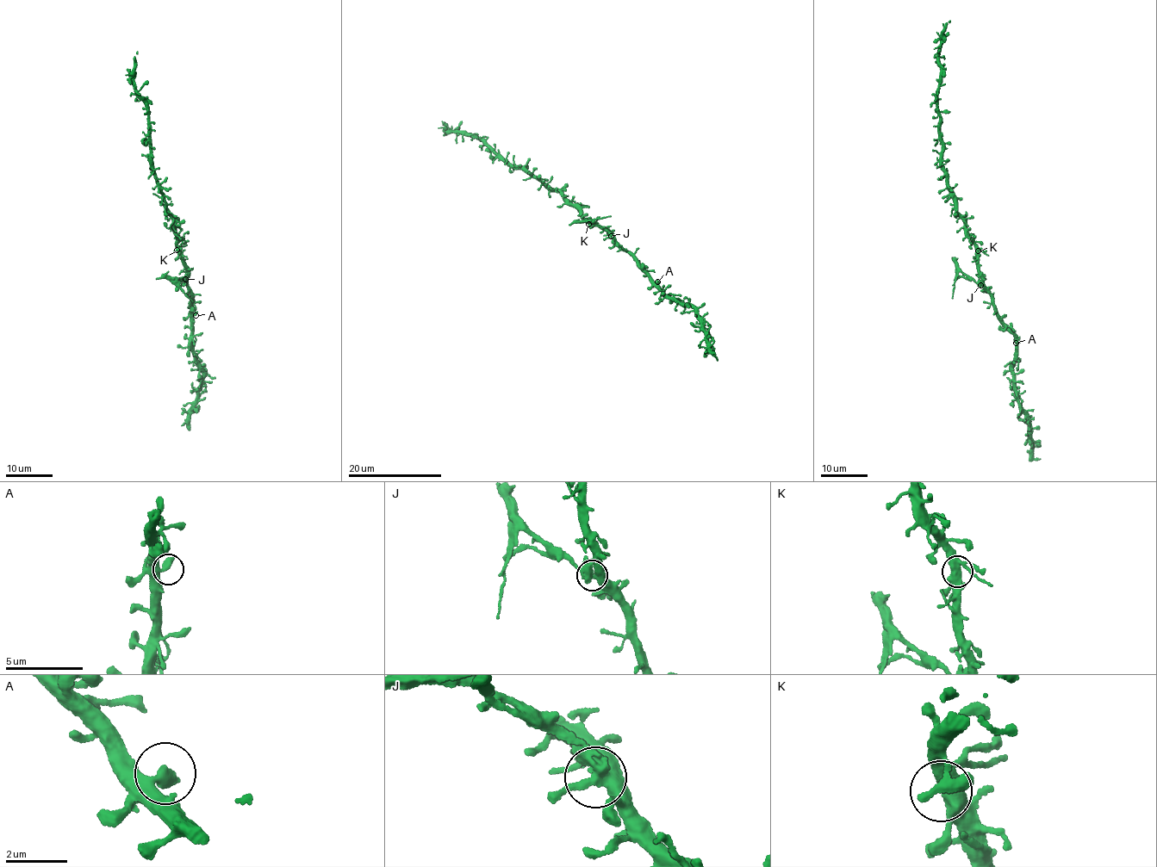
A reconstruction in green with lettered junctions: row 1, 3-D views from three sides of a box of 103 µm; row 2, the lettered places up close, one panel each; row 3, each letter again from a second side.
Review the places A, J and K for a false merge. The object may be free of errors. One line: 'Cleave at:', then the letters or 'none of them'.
Cleave at: J

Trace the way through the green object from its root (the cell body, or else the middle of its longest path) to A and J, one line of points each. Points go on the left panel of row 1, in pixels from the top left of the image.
A: (180, 249), (180, 259), (186, 272), (185, 281), (190, 295), (189, 308), (195, 315)
J: (180, 249), (180, 259), (186, 270), (185, 279)

